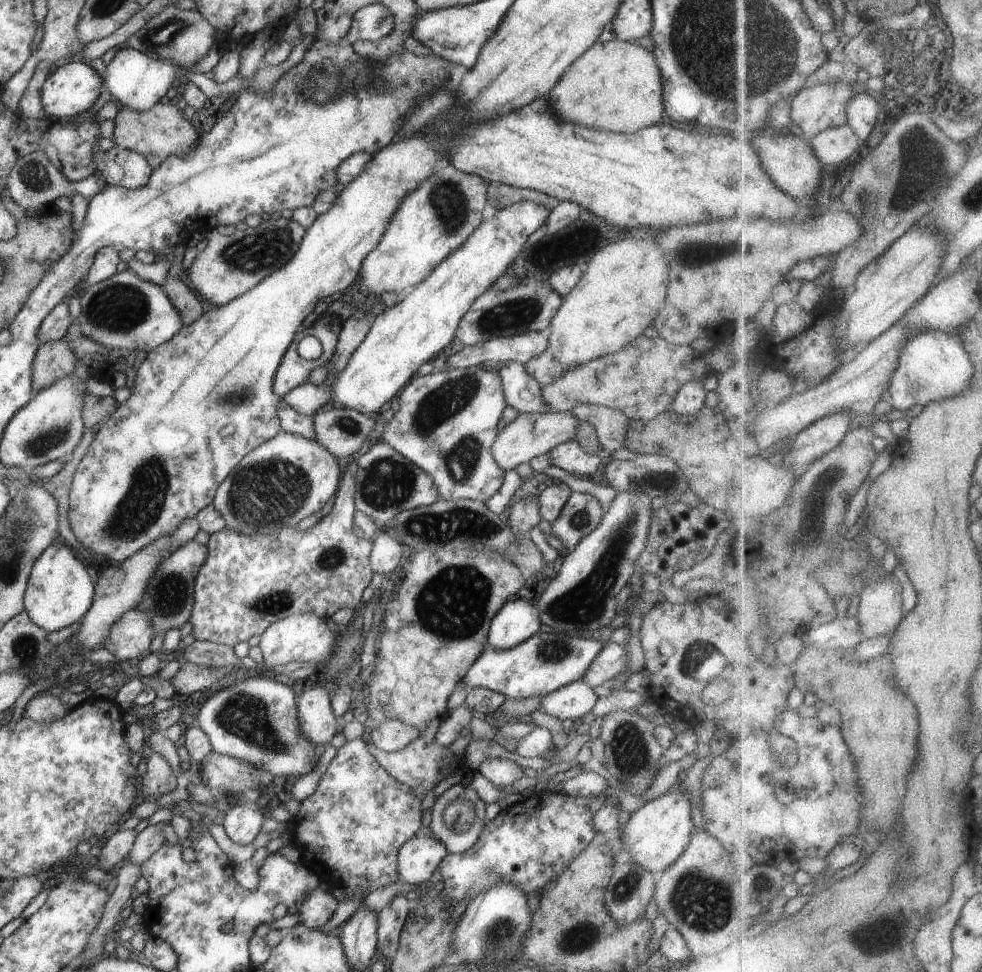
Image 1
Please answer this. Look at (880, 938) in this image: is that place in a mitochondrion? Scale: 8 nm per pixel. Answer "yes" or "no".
no

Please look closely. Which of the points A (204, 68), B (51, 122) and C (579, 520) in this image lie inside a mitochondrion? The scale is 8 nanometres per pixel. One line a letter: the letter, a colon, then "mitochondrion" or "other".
A: other
B: other
C: mitochondrion

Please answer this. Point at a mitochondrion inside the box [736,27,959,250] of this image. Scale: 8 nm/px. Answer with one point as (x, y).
(930, 162)

